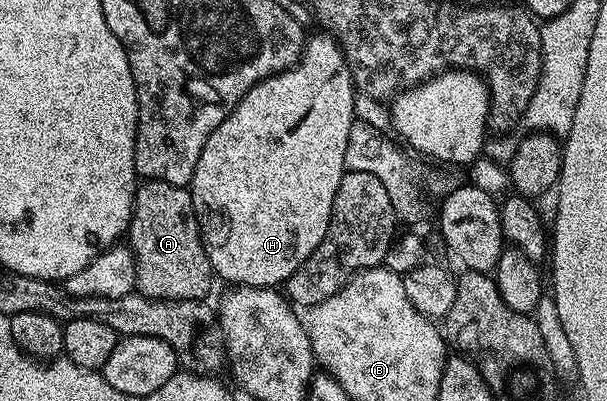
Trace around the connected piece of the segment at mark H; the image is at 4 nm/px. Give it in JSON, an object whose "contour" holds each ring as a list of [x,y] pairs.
{"contour":[[[319,31],[307,38],[304,42],[304,52],[300,60],[291,69],[283,69],[282,72],[259,81],[253,89],[248,89],[244,98],[237,103],[226,115],[222,124],[206,139],[206,147],[202,147],[202,155],[198,155],[198,167],[194,167],[190,192],[196,221],[200,225],[200,237],[204,240],[204,250],[212,264],[213,274],[224,281],[229,281],[229,286],[249,285],[259,289],[271,289],[283,286],[298,271],[298,267],[308,258],[322,243],[326,231],[330,227],[332,208],[334,207],[334,195],[338,195],[338,187],[342,183],[346,172],[346,143],[350,143],[350,127],[357,120],[356,97],[358,90],[352,82],[352,72],[348,66],[348,60],[340,50],[340,44],[335,37],[327,32]]]}

